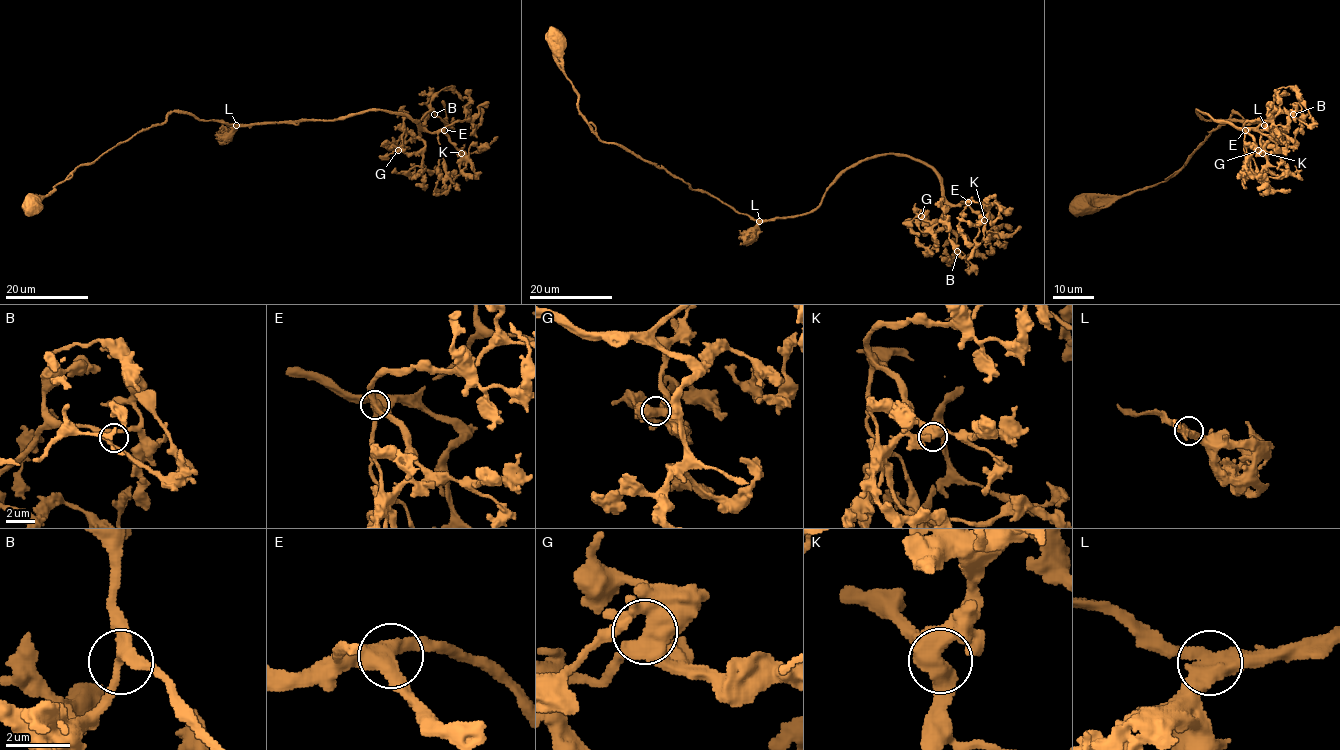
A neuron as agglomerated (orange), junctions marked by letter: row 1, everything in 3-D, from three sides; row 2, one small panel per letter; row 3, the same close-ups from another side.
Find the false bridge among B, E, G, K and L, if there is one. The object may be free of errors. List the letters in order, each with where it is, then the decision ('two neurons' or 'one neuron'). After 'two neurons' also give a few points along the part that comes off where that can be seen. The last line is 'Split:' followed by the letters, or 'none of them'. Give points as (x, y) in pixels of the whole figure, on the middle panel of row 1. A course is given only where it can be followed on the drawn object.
B: (957, 251) | one neuron
E: (968, 202) | one neuron
G: (921, 216) | one neuron
K: (984, 220) | one neuron
L: (759, 221) | one neuron
Split: none of them

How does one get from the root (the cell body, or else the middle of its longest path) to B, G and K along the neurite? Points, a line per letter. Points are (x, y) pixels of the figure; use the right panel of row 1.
B: (1081, 207), (1168, 180), (1233, 111), (1262, 124), (1206, 121), (1196, 110), (1246, 128), (1276, 110), (1293, 114)
G: (1081, 207), (1168, 180), (1233, 111), (1262, 124), (1206, 121), (1196, 110), (1264, 133), (1265, 151), (1258, 150)
K: (1081, 207), (1100, 207), (1168, 180), (1233, 111), (1262, 124), (1206, 121), (1196, 110), (1243, 128), (1262, 153)

